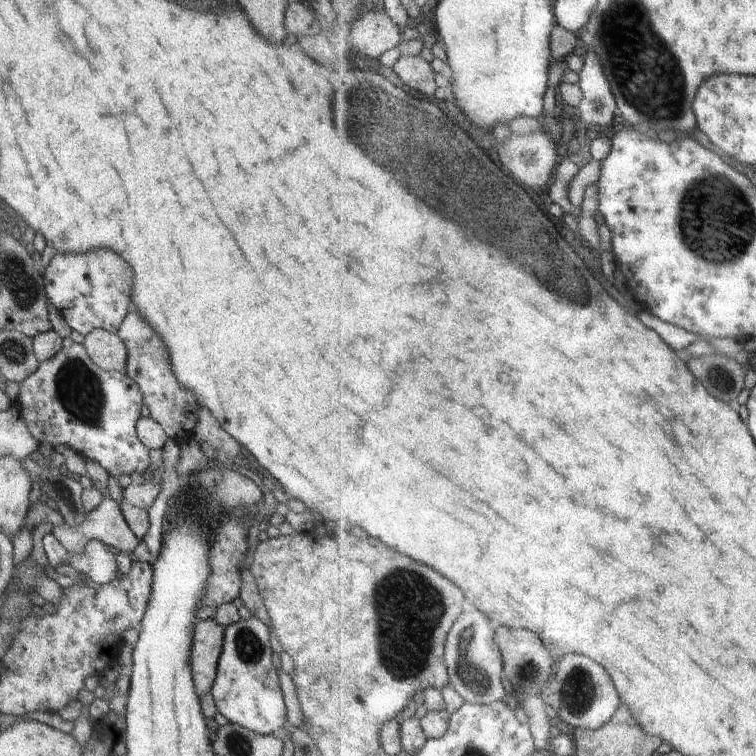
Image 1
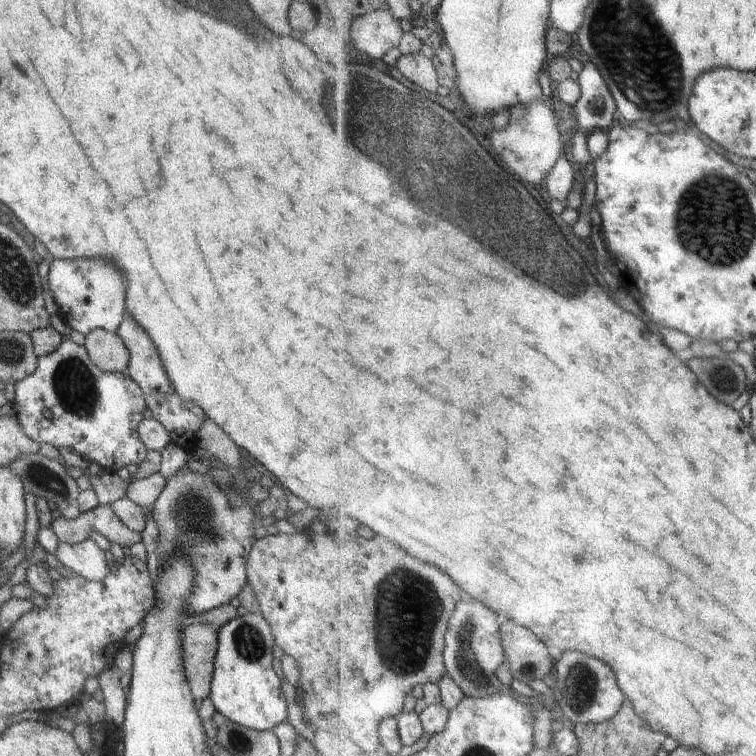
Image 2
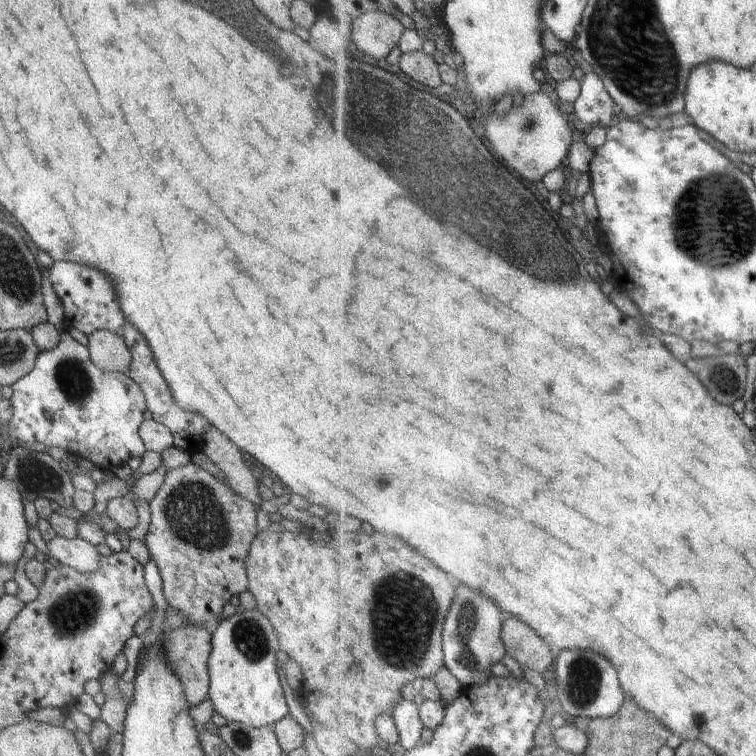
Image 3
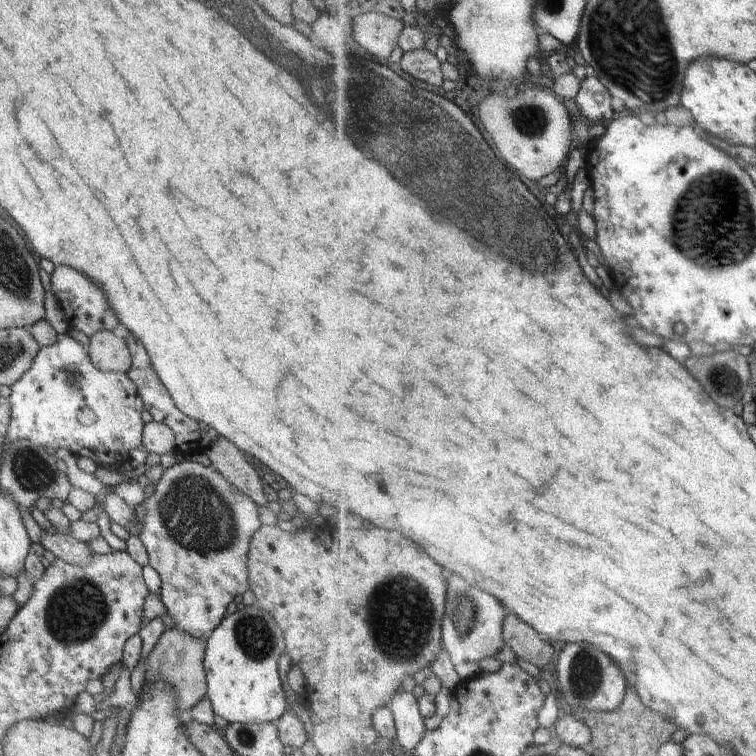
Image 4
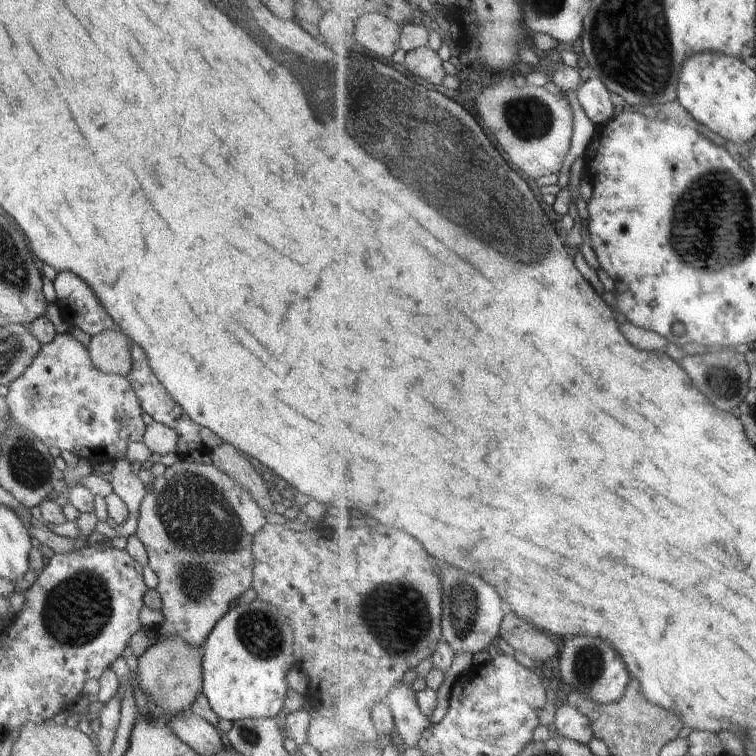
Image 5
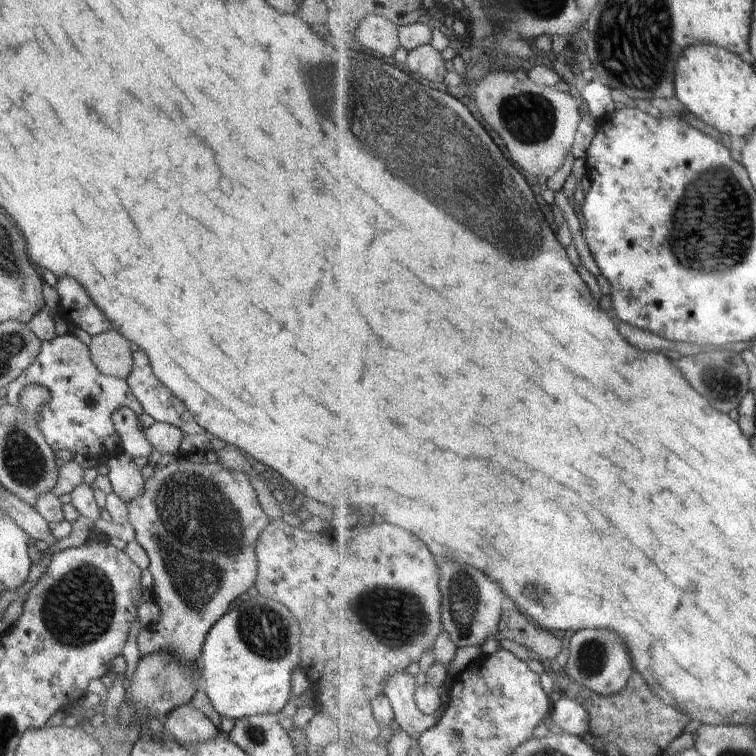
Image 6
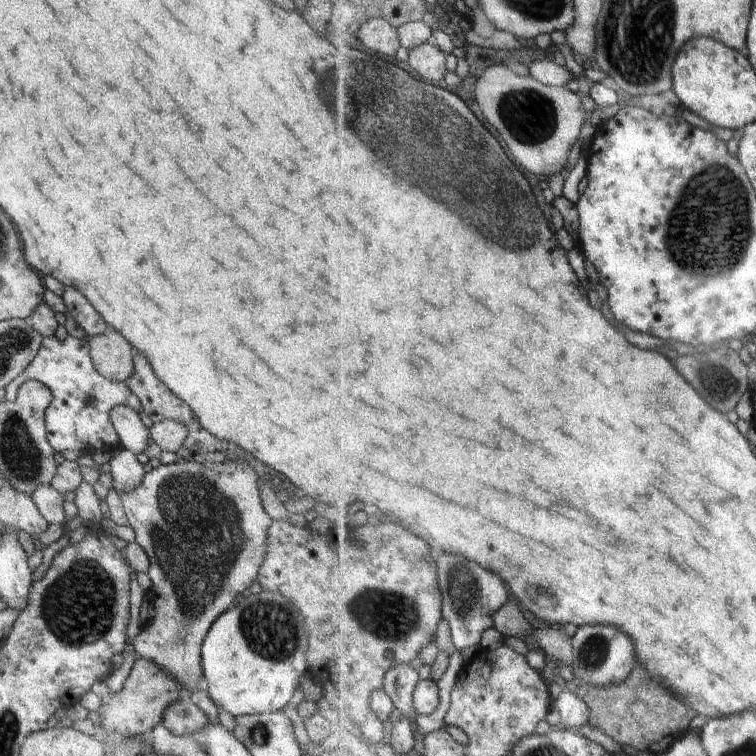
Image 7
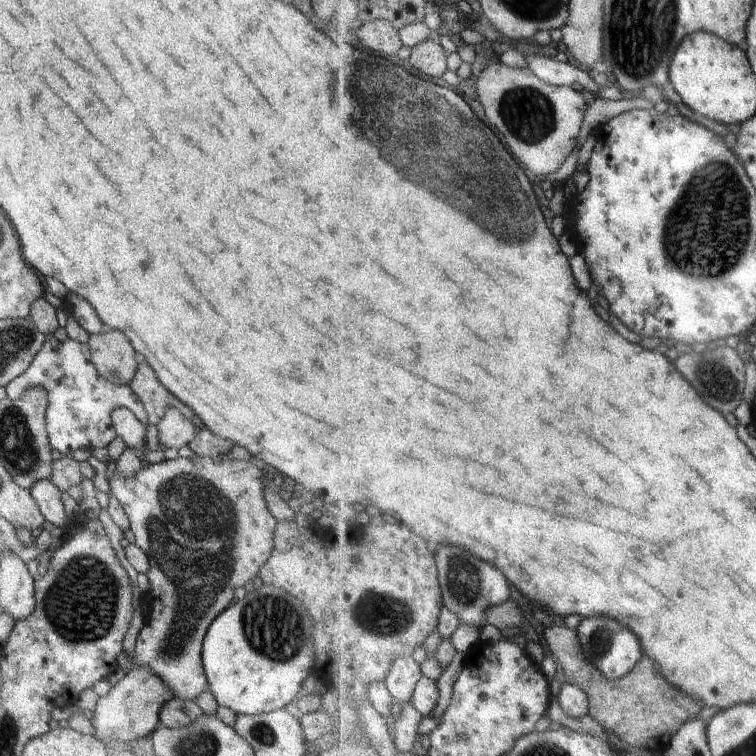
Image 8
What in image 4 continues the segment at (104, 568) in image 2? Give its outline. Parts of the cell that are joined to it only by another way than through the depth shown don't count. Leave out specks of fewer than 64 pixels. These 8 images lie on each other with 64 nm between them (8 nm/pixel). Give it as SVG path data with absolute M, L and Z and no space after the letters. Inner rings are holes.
M43 530L41 537L40 549L50 550L56 559L69 565L85 567L91 559L93 551L88 543L83 543L71 535L51 535Z

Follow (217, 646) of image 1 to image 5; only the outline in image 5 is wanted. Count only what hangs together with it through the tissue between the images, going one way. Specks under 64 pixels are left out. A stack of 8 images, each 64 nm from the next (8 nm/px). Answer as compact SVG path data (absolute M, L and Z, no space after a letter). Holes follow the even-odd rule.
M162 635L146 649L139 658L137 668L140 688L152 708L157 708L169 720L171 717L188 710L203 692L202 653L200 648L188 644L181 636Z

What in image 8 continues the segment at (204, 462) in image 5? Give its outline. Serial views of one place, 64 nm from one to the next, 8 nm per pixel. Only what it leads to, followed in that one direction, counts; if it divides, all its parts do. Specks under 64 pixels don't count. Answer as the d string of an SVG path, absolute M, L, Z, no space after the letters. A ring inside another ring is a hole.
M199 455L164 459L150 464L133 477L124 478L114 473L109 482L109 495L114 495L121 502L136 546L148 556L149 569L145 575L151 584L148 592L141 593L140 607L145 622L136 638L132 662L124 651L117 656L119 666L127 672L134 667L148 667L181 699L194 701L202 691L209 690L201 659L208 627L236 601L236 588L250 588L274 546L277 520L264 504L261 476L262 472L252 466L251 461Z

